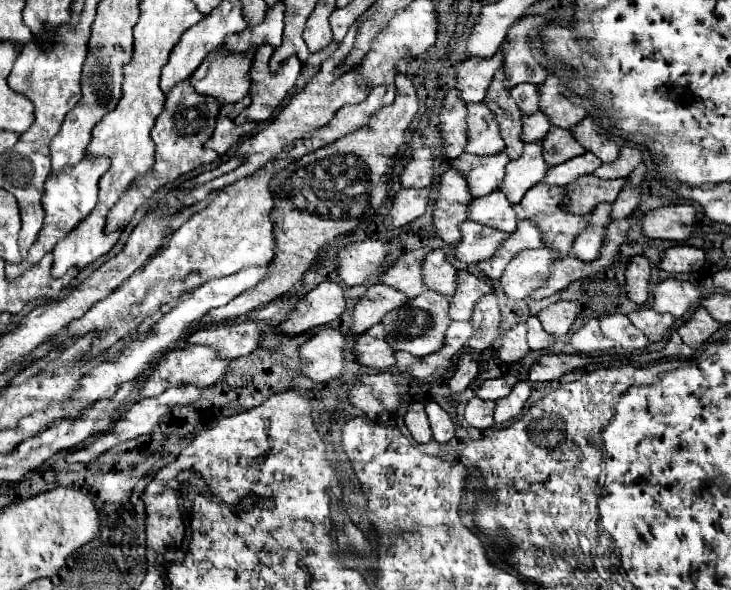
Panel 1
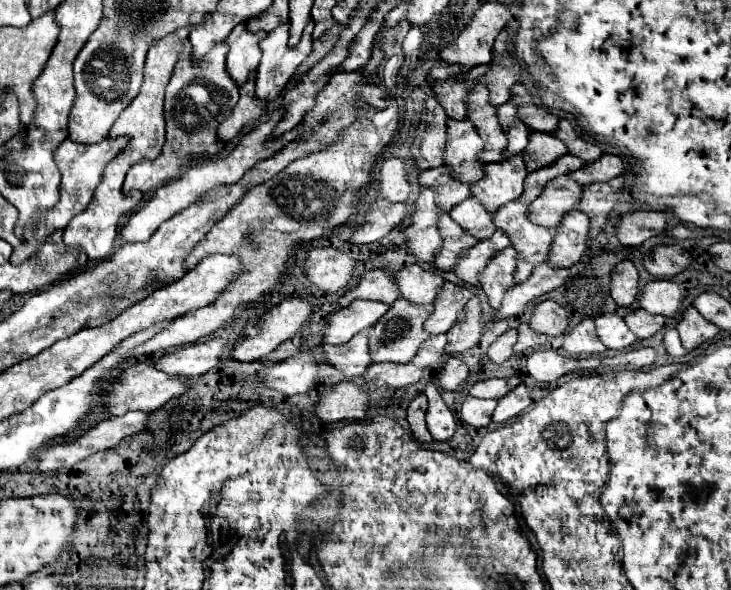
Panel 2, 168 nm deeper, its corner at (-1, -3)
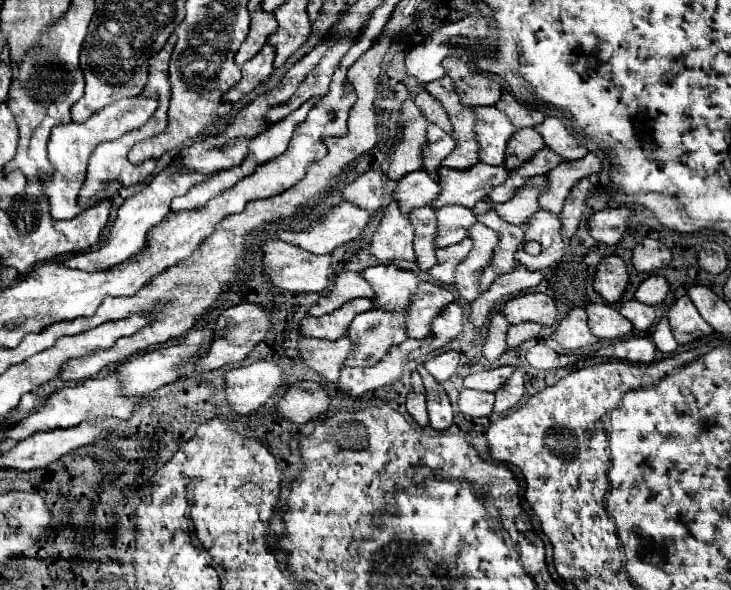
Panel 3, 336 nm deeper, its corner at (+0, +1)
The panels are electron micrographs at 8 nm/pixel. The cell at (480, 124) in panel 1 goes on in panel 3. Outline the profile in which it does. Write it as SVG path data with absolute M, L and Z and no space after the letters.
M437 125L427 127L427 145L423 147L423 171L431 173L437 181L437 167L455 149L455 139L445 135Z

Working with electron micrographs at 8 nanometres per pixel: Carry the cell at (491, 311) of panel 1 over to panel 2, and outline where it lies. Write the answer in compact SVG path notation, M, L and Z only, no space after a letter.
M472 297L468 301L462 317L456 321L456 325L452 325L452 329L446 335L446 353L462 353L478 345L482 337L482 305L478 297Z

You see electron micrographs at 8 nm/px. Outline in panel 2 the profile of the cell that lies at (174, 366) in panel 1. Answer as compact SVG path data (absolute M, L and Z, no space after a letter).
M136 363L128 367L116 383L108 387L108 397L106 397L106 407L110 415L124 415L130 409L142 409L146 413L152 413L160 409L164 403L168 403L174 397L184 395L188 389L188 381L180 377L168 377L168 373L156 369L152 363Z

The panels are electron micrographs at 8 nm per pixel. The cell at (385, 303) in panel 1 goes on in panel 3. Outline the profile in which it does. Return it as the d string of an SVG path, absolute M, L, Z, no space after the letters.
M353 299L345 303L343 307L335 309L333 313L327 313L323 317L305 317L301 319L299 333L303 337L319 337L319 339L339 339L345 335L349 323L355 315L363 311L371 311L373 301L371 299Z

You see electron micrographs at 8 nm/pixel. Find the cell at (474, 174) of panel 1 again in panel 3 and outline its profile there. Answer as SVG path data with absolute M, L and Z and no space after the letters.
M413 171L399 179L397 189L393 191L393 199L403 209L403 213L409 213L415 207L429 205L439 195L439 183L435 183L425 171Z

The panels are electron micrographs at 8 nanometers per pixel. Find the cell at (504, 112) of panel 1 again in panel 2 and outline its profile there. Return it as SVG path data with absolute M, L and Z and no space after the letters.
M476 85L470 95L468 95L468 119L476 125L476 129L480 131L480 137L486 143L486 151L482 161L484 163L496 163L496 161L504 161L506 157L506 147L508 147L508 139L504 135L502 125L498 123L496 117L496 107L490 105L488 101L490 93L488 87L484 85Z

